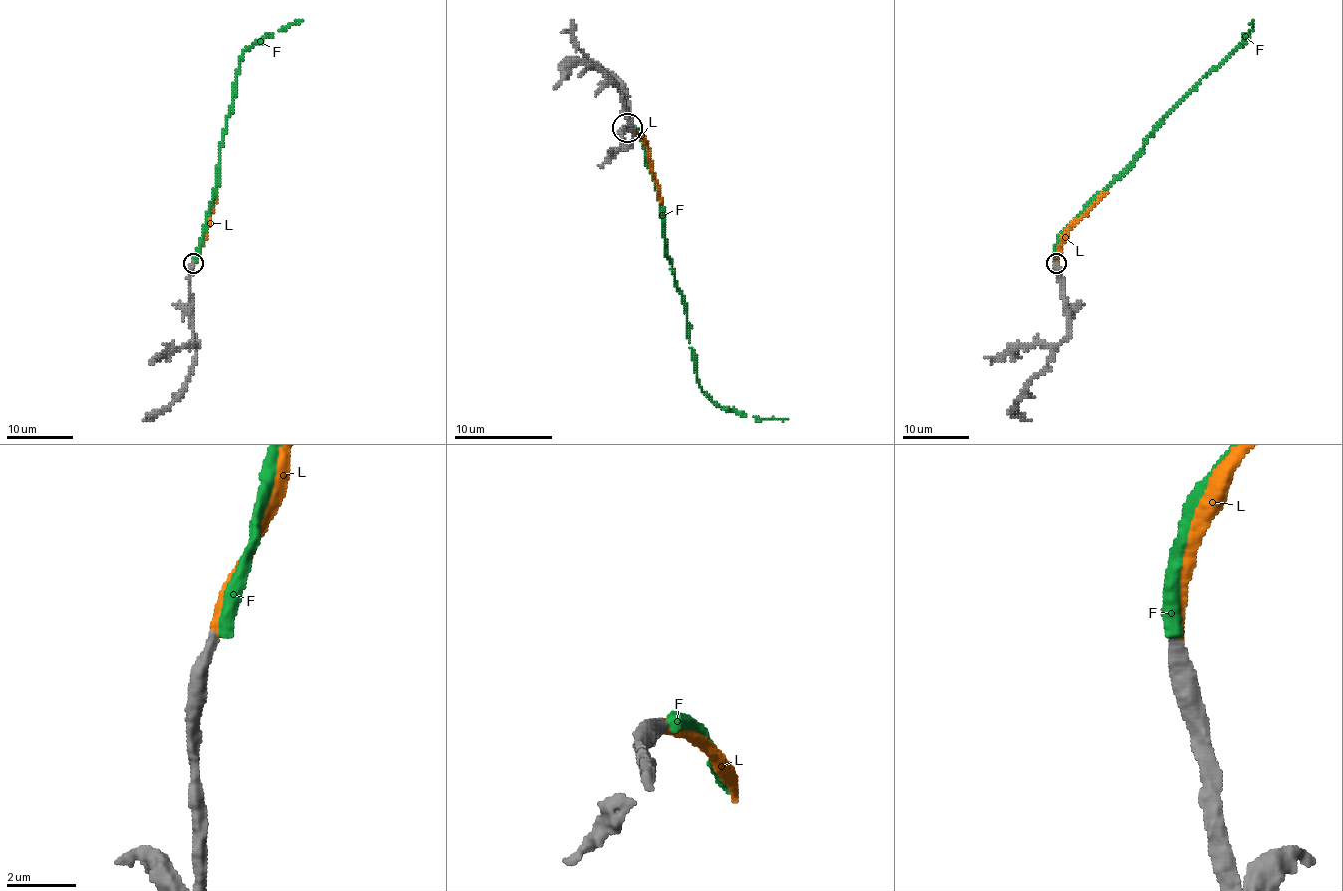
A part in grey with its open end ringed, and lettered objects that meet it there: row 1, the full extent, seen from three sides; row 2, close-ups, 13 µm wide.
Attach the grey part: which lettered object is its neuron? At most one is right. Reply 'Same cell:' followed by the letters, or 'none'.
Same cell: L

